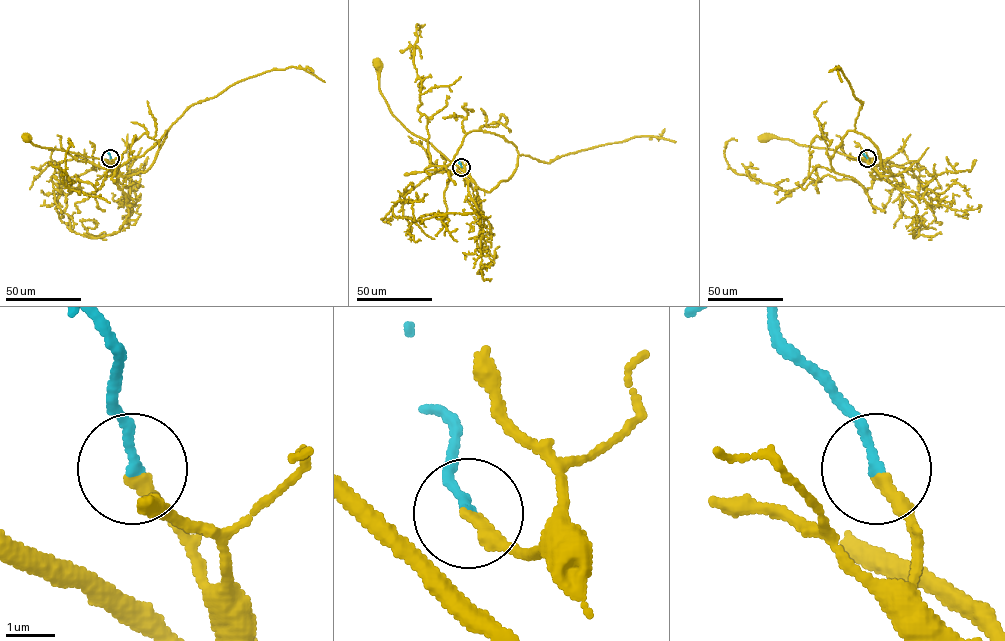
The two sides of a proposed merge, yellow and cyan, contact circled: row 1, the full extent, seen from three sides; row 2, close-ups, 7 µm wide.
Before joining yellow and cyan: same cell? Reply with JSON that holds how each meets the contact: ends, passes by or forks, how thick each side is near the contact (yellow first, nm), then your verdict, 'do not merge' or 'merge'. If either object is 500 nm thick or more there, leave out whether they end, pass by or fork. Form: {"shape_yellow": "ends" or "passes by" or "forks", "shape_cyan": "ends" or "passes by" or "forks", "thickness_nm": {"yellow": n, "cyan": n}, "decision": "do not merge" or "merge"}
{"shape_yellow": "ends", "shape_cyan": "ends", "thickness_nm": {"yellow": 300, "cyan": 200}, "decision": "merge"}

